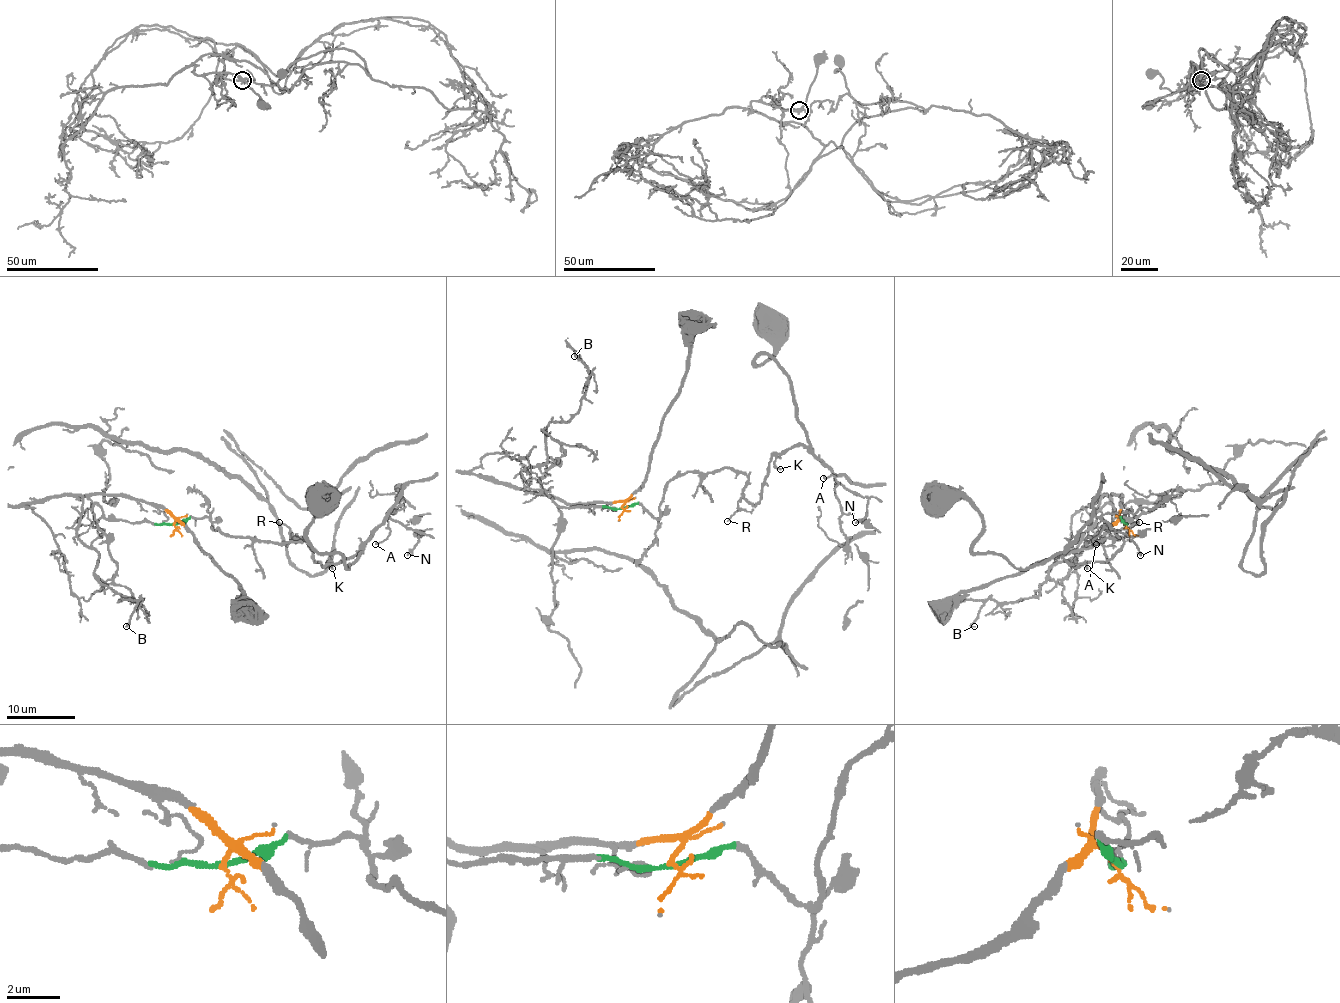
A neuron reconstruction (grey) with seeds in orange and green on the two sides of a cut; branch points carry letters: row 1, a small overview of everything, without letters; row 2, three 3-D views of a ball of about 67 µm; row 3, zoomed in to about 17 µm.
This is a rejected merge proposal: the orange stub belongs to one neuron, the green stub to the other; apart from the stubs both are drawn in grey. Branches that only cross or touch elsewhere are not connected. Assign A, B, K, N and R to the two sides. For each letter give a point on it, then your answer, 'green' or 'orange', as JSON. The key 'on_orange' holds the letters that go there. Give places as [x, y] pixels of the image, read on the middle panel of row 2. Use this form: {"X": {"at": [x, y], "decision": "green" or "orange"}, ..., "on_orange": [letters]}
{"A": {"at": [823, 478], "decision": "green"}, "B": {"at": [574, 356], "decision": "orange"}, "K": {"at": [780, 469], "decision": "green"}, "N": {"at": [855, 522], "decision": "green"}, "R": {"at": [727, 521], "decision": "green"}, "on_orange": ["B"]}

